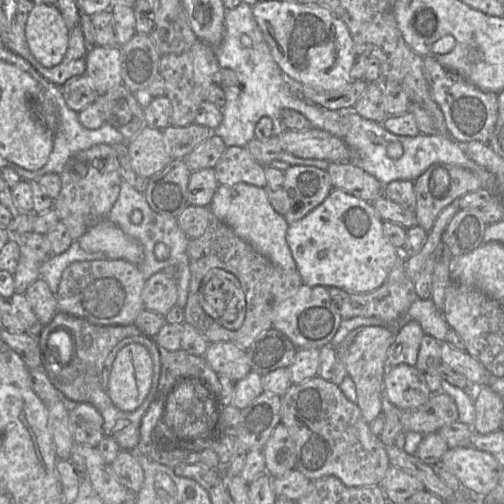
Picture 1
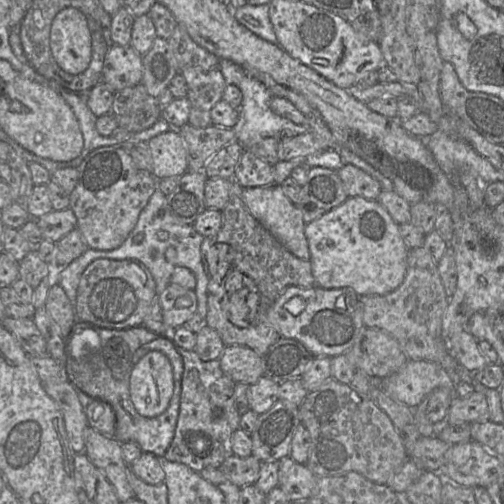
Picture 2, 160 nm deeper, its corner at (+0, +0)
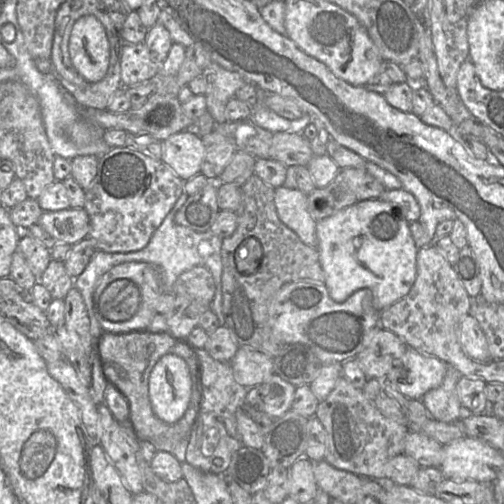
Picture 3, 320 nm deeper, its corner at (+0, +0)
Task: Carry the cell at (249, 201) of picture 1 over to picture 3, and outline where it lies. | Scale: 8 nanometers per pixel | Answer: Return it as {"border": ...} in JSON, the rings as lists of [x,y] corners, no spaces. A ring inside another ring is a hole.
{"border":[[[275,188],[274,203],[279,219],[309,247],[317,248],[316,224],[308,212],[307,195],[298,189]]]}

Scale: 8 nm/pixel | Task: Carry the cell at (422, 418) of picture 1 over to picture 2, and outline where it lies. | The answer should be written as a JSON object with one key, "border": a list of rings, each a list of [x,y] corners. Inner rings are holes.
{"border":[[[476,392],[464,397],[455,397],[446,420],[448,424],[474,423],[489,420],[489,407],[484,393]]]}

